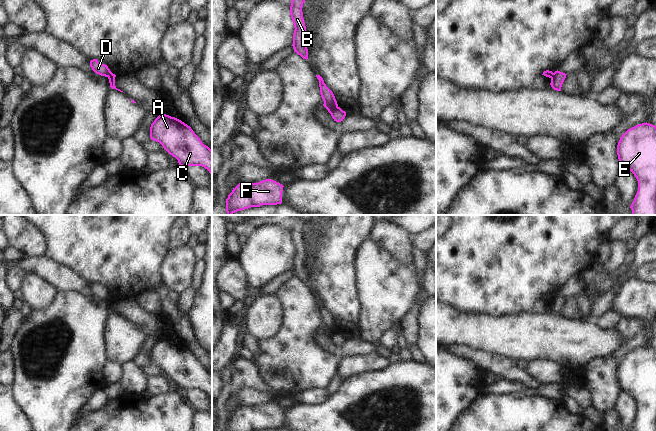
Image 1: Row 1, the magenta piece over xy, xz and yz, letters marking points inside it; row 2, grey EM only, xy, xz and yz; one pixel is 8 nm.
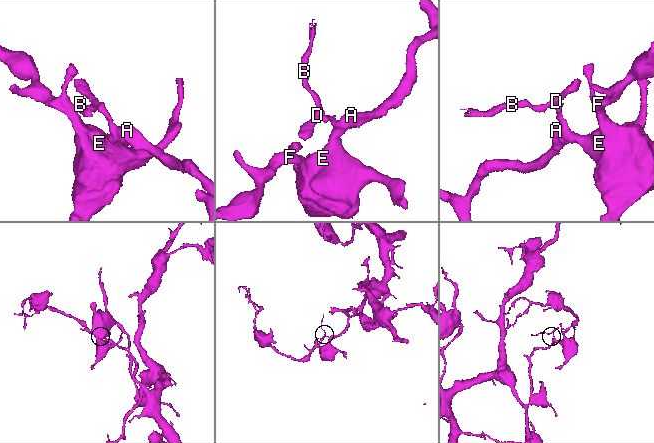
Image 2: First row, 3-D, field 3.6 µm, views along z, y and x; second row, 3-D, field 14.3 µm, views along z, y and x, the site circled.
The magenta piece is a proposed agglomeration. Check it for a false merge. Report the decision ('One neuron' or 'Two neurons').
Two neurons.

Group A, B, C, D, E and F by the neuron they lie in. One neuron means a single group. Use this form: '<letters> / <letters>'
A C E F / B D

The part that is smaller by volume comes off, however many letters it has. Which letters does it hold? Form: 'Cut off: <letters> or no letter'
Cut off: B, D.

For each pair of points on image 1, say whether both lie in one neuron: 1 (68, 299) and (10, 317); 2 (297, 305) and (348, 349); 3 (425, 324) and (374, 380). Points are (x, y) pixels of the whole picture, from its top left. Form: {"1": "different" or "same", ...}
{"1": "different", "2": "different", "3": "different"}

